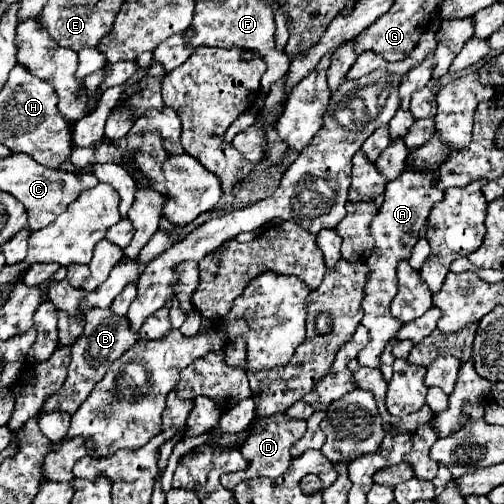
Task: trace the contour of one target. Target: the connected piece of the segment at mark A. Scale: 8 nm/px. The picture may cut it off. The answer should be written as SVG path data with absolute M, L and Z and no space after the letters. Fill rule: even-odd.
M404 171L398 179L394 179L386 185L384 203L380 207L380 213L374 217L374 221L370 225L372 237L376 239L376 247L368 259L368 263L372 265L372 273L370 273L370 279L366 285L364 301L362 301L362 309L364 309L362 325L370 331L370 343L356 357L362 367L380 367L382 351L386 349L386 345L392 339L396 339L396 333L402 327L402 323L396 317L392 317L392 313L390 313L390 303L398 293L396 269L398 269L400 261L410 259L412 247L420 239L418 233L420 233L424 221L428 219L432 205L442 201L442 197L444 197L444 191L434 185L432 173Z

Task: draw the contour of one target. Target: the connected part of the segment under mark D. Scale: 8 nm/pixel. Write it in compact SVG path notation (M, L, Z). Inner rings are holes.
M276 413L272 417L266 417L266 419L256 419L250 427L250 435L248 439L244 441L244 445L240 447L240 451L244 453L244 457L250 461L248 469L244 469L244 481L252 479L252 477L270 477L270 479L276 479L280 477L292 457L290 457L290 447L302 439L302 435L306 433L306 421L302 419L290 419L286 413Z

